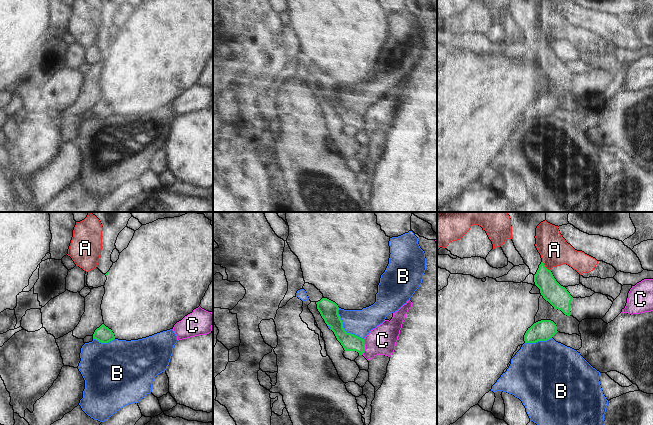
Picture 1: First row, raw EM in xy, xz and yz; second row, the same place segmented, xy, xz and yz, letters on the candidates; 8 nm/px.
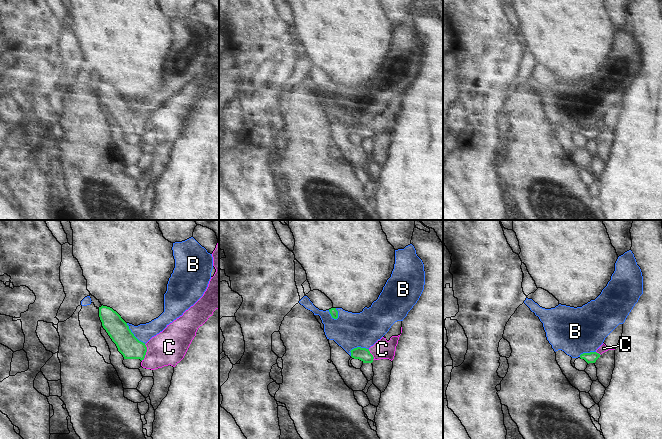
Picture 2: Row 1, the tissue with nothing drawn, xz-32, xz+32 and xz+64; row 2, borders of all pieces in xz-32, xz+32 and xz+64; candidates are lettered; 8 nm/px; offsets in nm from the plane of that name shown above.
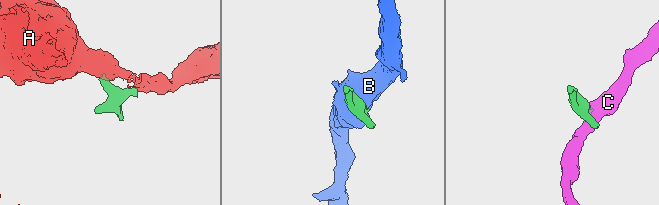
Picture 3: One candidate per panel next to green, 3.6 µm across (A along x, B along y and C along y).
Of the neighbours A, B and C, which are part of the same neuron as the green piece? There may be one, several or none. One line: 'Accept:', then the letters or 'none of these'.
Accept: none of these.

